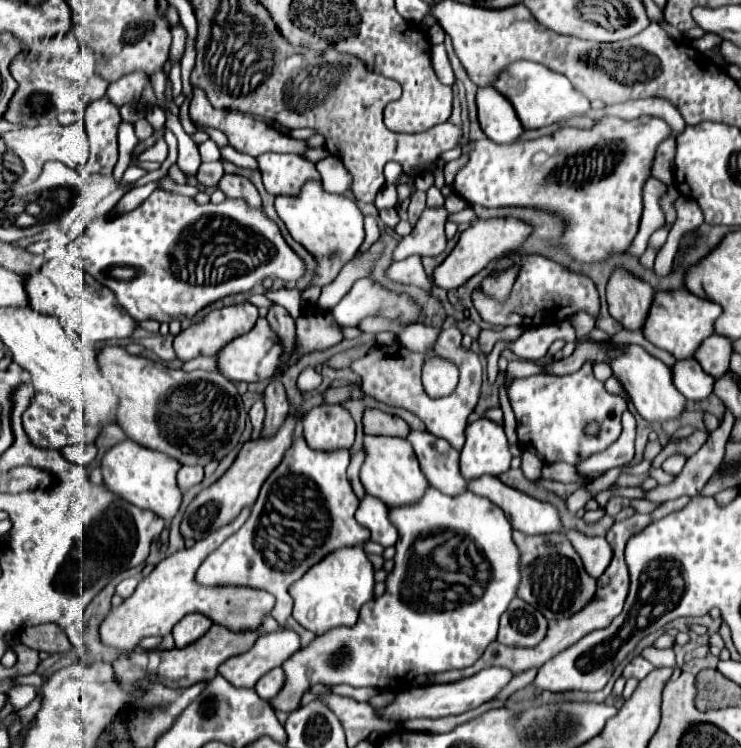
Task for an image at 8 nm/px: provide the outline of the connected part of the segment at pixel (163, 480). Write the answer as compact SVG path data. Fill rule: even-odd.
M125 439L111 447L103 459L101 459L101 473L103 473L103 483L105 487L125 499L127 503L139 507L139 509L149 509L167 523L177 515L179 505L181 505L181 491L177 487L175 475L179 471L181 463L165 453L145 449L131 439Z

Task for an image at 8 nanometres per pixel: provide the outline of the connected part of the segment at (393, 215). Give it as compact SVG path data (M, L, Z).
M395 207L378 210L380 219L388 226L396 226L400 217Z

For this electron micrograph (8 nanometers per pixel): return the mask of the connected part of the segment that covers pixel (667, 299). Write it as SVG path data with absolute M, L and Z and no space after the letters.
M669 291L657 293L653 299L653 311L649 311L649 319L645 323L643 335L657 345L659 349L669 351L677 359L691 359L699 345L715 333L715 321L721 315L721 305L701 299L689 291Z

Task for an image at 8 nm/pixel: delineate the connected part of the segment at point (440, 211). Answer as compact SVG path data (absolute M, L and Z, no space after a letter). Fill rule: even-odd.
M445 207L425 209L419 217L417 225L413 227L413 233L401 237L393 251L393 261L407 259L409 255L439 255L445 249L445 219L447 211Z

